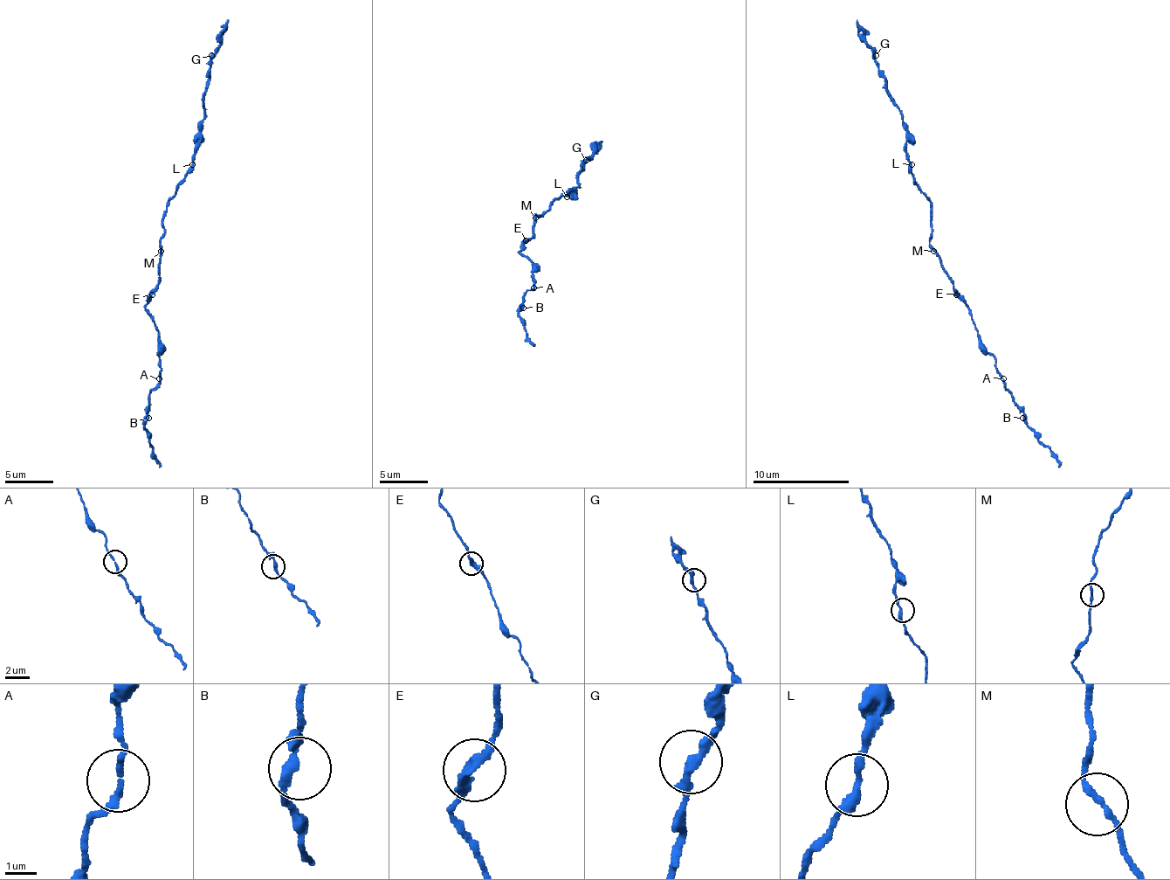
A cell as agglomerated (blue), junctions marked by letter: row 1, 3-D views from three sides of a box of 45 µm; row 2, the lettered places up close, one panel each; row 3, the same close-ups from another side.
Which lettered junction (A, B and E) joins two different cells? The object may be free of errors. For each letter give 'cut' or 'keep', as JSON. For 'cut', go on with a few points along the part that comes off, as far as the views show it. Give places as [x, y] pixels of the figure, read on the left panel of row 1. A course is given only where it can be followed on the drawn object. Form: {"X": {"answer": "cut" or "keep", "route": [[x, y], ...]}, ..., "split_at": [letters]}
{"A": {"answer": "keep"}, "B": {"answer": "keep"}, "E": {"answer": "keep"}, "split_at": []}

